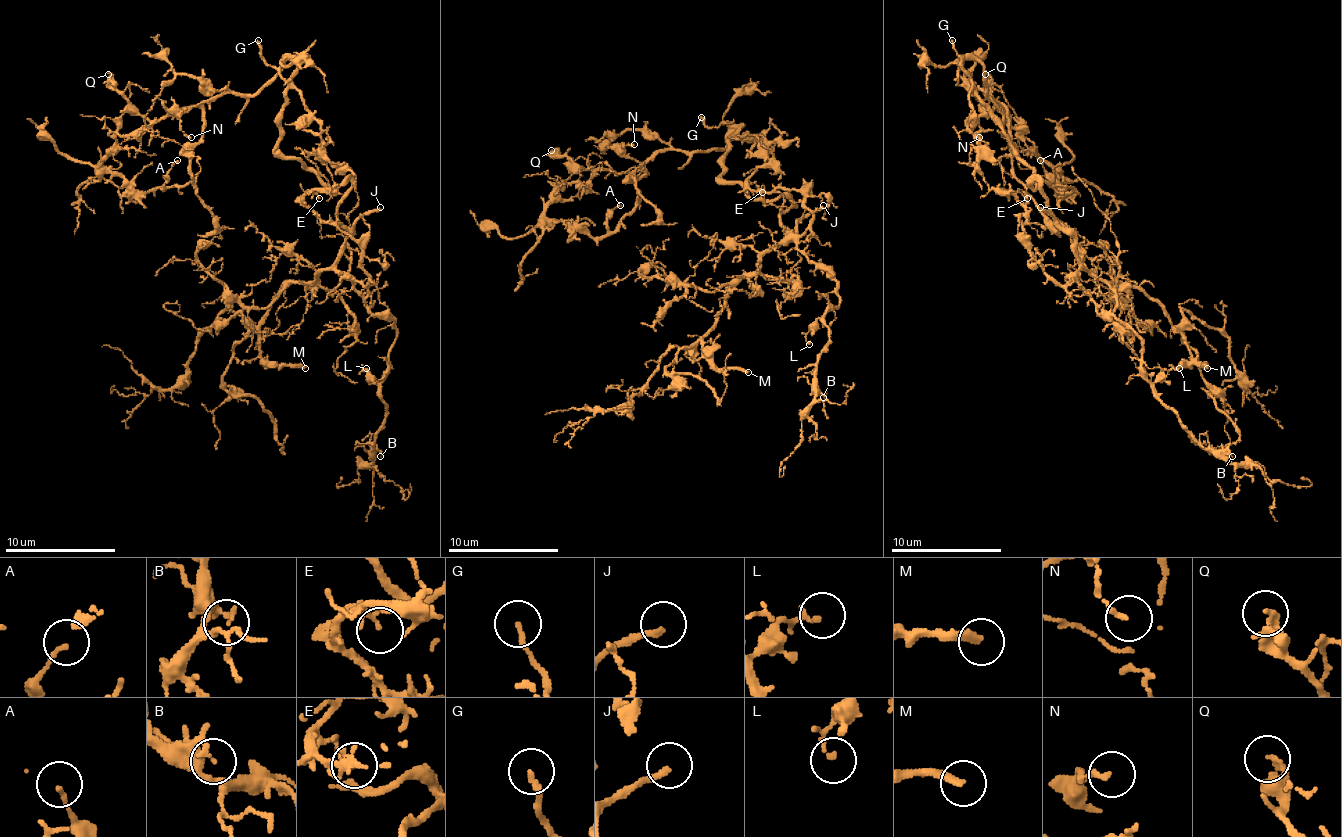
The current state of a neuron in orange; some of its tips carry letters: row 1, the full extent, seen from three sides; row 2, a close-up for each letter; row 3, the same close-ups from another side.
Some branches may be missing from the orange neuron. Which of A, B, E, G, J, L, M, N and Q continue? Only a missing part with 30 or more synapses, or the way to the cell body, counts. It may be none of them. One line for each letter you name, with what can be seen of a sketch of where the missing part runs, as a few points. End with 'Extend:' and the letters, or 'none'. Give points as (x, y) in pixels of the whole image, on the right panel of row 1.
M: course (1207, 368), (1207, 384), (1221, 398), (1226, 423), (1260, 456), (1315, 537), (1323, 540), (1329, 548)
Extend: G, J, M

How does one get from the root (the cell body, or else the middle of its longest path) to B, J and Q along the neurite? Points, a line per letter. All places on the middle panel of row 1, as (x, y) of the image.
B: (762, 200), (795, 205), (781, 214), (790, 236), (779, 244), (792, 241), (837, 283), (815, 372), (823, 397)
J: (762, 200), (779, 197), (790, 200), (795, 205), (781, 214), (781, 222), (792, 230), (806, 214), (823, 205)
Q: (762, 200), (720, 175), (740, 128), (726, 147), (662, 150), (631, 172), (579, 169), (551, 150)

